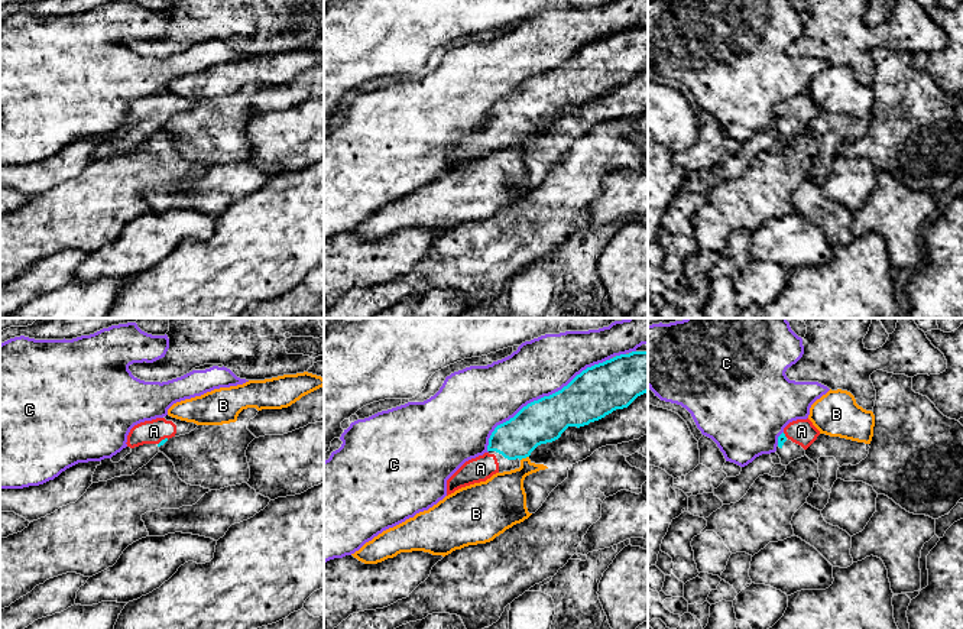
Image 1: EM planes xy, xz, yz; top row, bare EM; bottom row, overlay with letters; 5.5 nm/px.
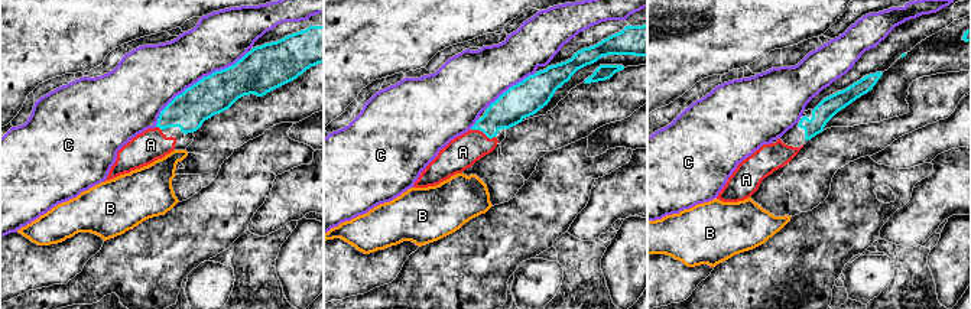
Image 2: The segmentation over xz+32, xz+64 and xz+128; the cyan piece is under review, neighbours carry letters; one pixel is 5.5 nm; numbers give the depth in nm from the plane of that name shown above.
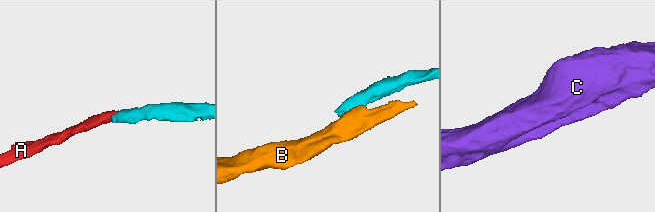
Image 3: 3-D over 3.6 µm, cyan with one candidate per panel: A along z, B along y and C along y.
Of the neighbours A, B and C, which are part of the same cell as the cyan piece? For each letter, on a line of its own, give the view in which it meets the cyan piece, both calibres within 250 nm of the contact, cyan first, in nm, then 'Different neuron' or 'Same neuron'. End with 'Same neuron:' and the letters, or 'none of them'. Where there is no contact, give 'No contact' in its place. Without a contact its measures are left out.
A: Touches cyan in xy. Thickness 20 nm (cyan) against 130 nm. Same neuron
B: Touches cyan in xz. Thickness 240 nm (cyan) against 260 nm. Different neuron
C: Touches cyan in xz. Thickness 260 nm (cyan) against 320 nm. Different neuron
Same neuron: A

